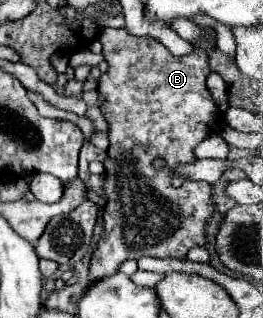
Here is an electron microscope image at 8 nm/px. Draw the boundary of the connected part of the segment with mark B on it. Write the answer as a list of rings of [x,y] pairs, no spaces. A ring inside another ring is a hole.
[[[102,28],[98,40],[104,46],[104,60],[108,62],[108,70],[100,76],[98,84],[98,104],[110,126],[110,146],[104,160],[104,194],[108,198],[104,208],[104,232],[92,252],[90,282],[100,280],[106,274],[114,274],[122,260],[138,260],[142,256],[180,260],[186,258],[190,248],[206,244],[206,222],[216,212],[212,202],[212,184],[184,180],[180,188],[172,188],[172,174],[176,166],[194,162],[196,144],[224,126],[216,100],[206,88],[210,66],[208,54],[202,48],[196,48],[190,56],[178,58],[156,38],[132,36],[122,28]],[[156,156],[166,160],[164,170],[152,168],[152,160]]]

